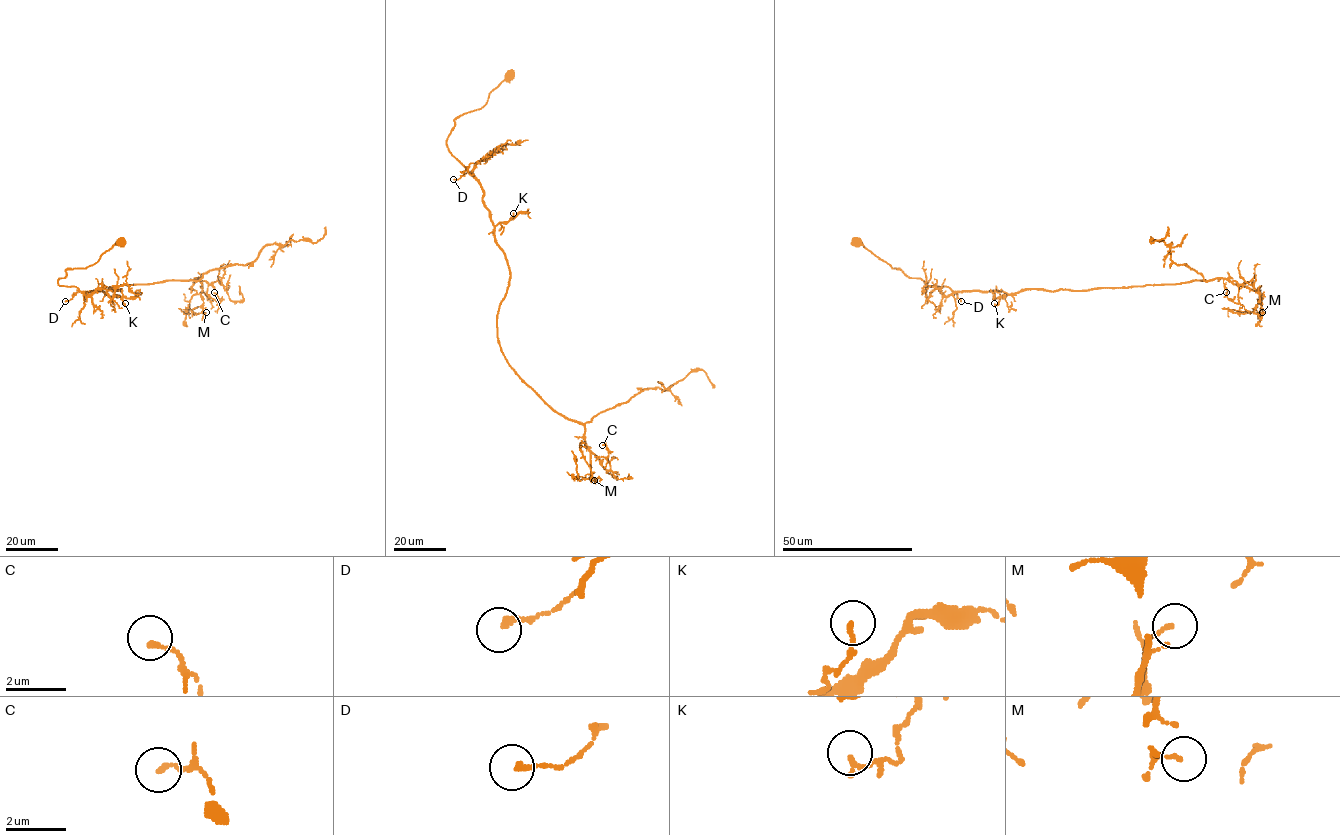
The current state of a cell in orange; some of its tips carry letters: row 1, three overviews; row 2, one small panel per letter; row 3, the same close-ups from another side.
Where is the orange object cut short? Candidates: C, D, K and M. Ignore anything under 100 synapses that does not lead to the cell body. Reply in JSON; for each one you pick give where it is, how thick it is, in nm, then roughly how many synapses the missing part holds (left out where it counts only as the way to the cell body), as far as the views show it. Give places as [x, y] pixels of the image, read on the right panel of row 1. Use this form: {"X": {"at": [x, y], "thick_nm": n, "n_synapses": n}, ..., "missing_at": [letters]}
{"missing_at": []}

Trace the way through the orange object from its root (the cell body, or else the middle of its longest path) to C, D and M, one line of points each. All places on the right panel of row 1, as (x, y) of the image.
C: (857, 242), (908, 277), (955, 292), (1086, 290), (1228, 278), (1238, 284), (1239, 303), (1231, 301), (1226, 292)
D: (857, 242), (909, 277), (921, 278), (928, 285), (948, 286), (961, 301)
M: (857, 242), (908, 277), (955, 292), (1086, 290), (1225, 278), (1257, 291), (1255, 312), (1260, 318), (1262, 312)

